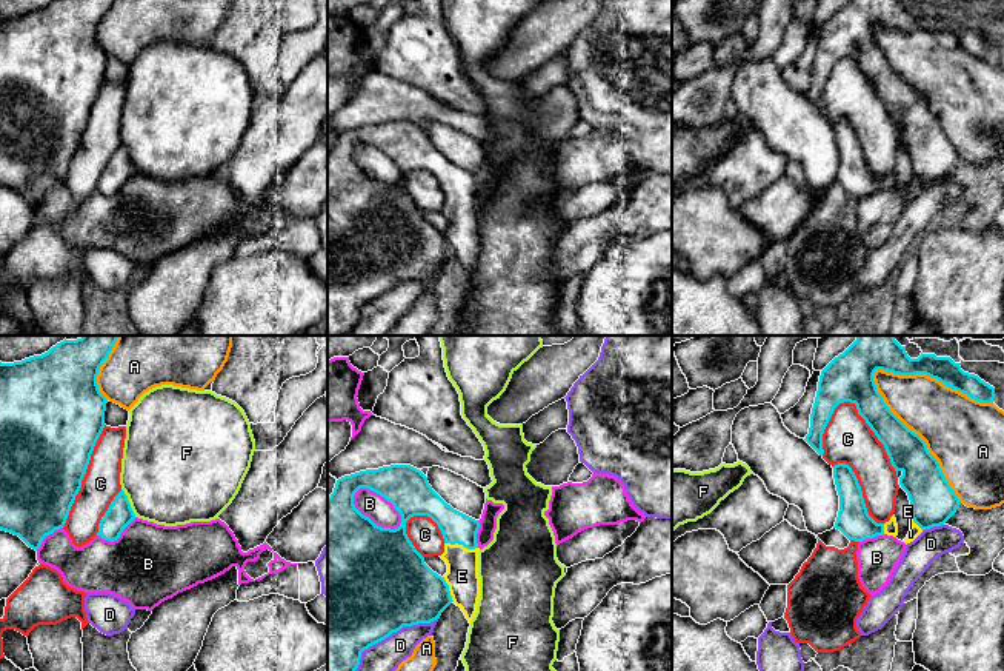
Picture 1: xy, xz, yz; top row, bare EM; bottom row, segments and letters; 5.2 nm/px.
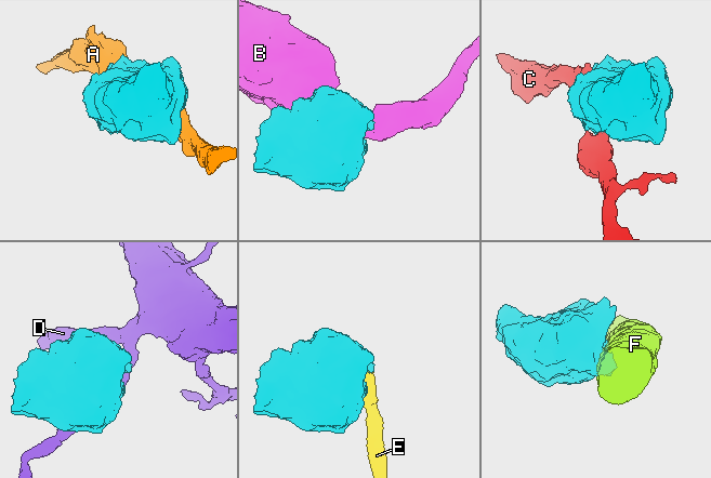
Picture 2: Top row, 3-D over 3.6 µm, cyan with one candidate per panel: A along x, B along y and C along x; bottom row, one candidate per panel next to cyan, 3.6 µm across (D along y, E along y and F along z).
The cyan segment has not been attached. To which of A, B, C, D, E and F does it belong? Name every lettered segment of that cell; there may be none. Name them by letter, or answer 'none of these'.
E

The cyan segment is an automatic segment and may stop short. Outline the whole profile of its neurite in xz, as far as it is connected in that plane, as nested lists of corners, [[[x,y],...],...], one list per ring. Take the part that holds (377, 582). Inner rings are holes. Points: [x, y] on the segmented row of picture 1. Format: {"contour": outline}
{"contour": [[[391,465],[378,469],[366,469],[337,480],[334,492],[327,499],[327,671],[355,671],[361,653],[384,640],[403,626],[431,623],[454,602],[466,619],[474,619],[480,599],[478,543],[480,522],[454,509],[429,485],[427,477],[411,465]],[[360,488],[367,488],[387,502],[401,516],[398,528],[381,528],[363,516],[354,505],[354,496]],[[414,516],[427,516],[440,528],[444,539],[444,552],[440,556],[447,573],[441,577],[434,573],[424,557],[415,549],[406,534],[406,522]]]}

